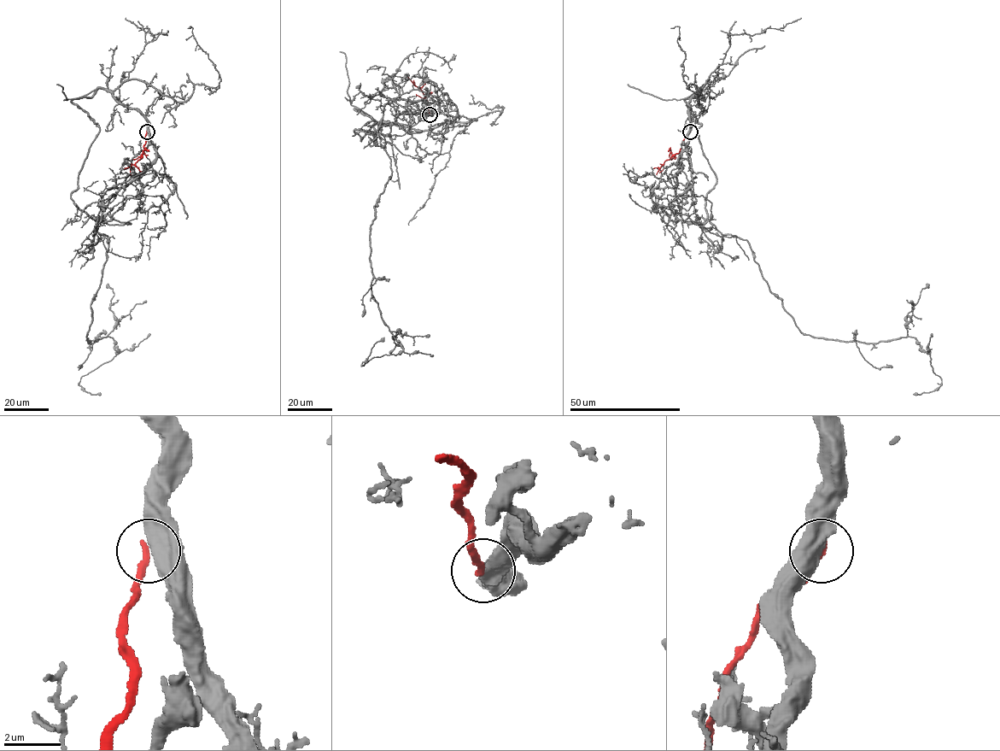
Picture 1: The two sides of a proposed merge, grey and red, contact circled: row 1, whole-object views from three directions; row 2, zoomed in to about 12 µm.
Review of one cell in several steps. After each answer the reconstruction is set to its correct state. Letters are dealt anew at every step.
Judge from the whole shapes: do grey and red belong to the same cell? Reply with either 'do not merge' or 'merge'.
do not merge

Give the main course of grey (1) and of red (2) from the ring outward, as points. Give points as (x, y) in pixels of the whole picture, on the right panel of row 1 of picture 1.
1: (690, 132), (676, 174), (681, 217), (745, 240), (803, 333), (871, 343), (915, 338), (941, 384), (913, 394)
2: (690, 132), (677, 153), (660, 167), (652, 169)

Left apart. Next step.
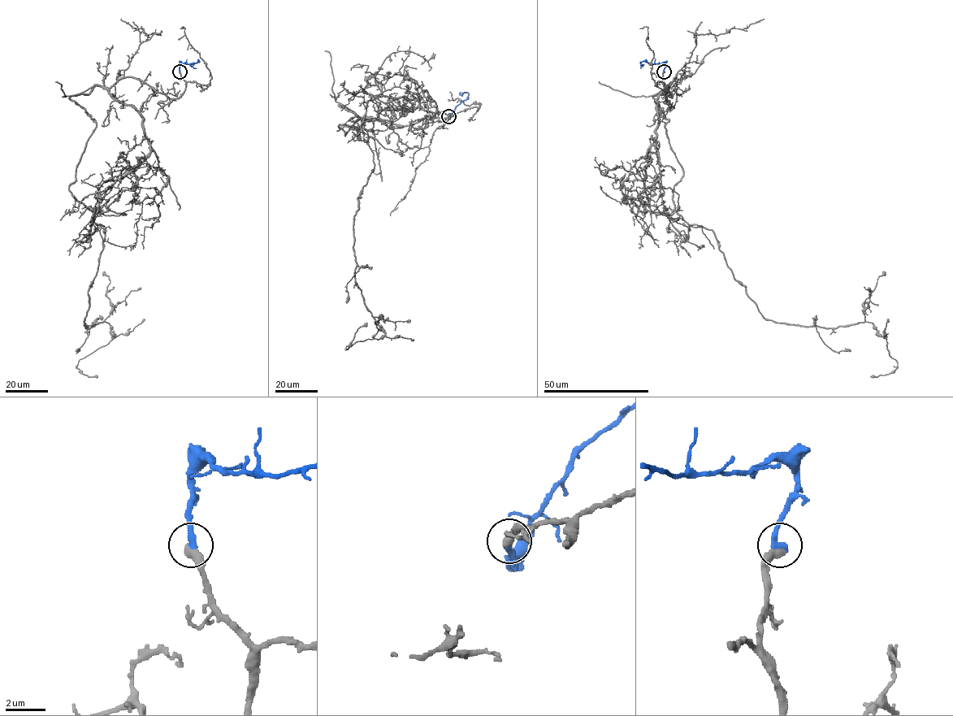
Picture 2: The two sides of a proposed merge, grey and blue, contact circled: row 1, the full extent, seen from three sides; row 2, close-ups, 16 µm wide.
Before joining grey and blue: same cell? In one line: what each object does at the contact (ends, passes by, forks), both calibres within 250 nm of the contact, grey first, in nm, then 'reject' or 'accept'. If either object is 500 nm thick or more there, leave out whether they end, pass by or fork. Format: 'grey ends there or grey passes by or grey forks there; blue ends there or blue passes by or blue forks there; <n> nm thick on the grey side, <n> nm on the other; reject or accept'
grey ends there; blue ends there; 480 nm thick on the grey side, 360 nm on the other; accept

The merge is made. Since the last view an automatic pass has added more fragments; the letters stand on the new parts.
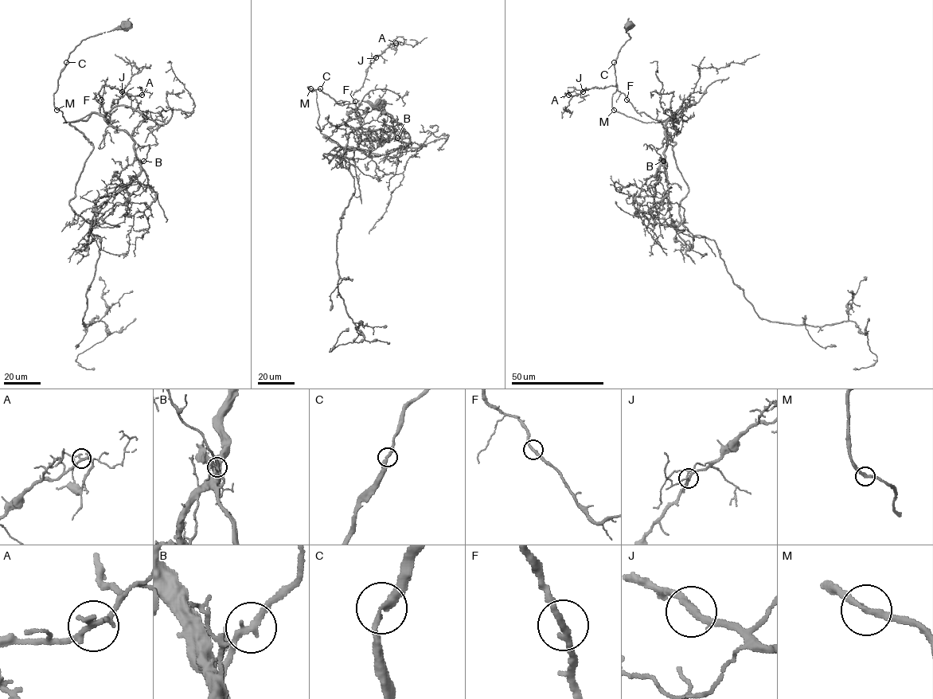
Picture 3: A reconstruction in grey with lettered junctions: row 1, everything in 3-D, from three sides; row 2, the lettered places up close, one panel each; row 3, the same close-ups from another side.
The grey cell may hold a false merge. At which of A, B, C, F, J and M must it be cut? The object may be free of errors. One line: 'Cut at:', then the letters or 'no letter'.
Cut at: no letter

